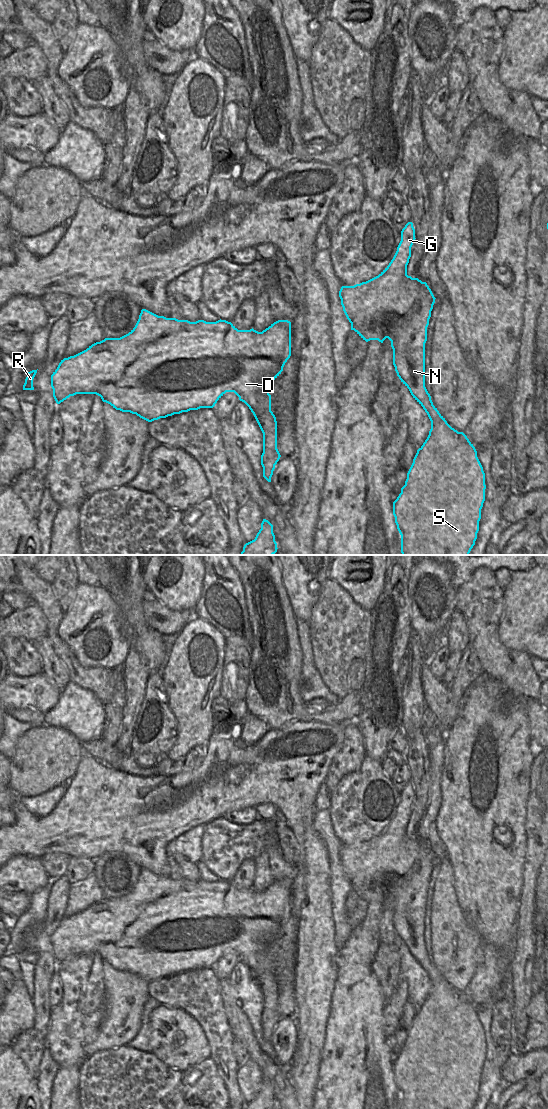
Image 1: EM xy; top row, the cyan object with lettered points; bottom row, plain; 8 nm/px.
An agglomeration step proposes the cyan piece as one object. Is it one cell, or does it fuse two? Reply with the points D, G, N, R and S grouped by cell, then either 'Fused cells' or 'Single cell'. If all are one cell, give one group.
Groups: D G N R S. Single cell.

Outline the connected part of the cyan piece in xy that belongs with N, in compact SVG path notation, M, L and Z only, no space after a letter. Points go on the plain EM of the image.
M408 782L401 791L401 801L389 825L376 837L356 844L342 846L339 851L343 871L354 890L366 902L383 901L388 898L393 909L393 925L401 942L409 949L413 958L423 967L431 981L429 995L417 1010L407 1033L405 1045L393 1062L393 1075L401 1095L401 1109L472 1109L479 1091L481 1069L485 1061L485 1033L477 1017L477 1011L463 992L452 988L433 965L425 947L425 903L427 887L435 857L426 842L407 835L411 807L415 801L415 789Z

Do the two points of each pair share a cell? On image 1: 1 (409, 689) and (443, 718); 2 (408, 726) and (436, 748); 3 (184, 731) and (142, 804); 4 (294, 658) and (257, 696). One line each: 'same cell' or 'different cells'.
1: different cells
2: different cells
3: different cells
4: same cell

